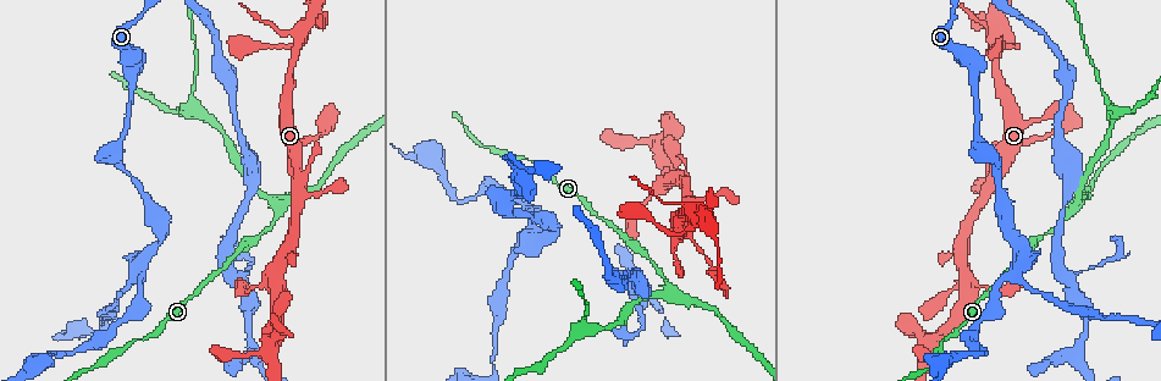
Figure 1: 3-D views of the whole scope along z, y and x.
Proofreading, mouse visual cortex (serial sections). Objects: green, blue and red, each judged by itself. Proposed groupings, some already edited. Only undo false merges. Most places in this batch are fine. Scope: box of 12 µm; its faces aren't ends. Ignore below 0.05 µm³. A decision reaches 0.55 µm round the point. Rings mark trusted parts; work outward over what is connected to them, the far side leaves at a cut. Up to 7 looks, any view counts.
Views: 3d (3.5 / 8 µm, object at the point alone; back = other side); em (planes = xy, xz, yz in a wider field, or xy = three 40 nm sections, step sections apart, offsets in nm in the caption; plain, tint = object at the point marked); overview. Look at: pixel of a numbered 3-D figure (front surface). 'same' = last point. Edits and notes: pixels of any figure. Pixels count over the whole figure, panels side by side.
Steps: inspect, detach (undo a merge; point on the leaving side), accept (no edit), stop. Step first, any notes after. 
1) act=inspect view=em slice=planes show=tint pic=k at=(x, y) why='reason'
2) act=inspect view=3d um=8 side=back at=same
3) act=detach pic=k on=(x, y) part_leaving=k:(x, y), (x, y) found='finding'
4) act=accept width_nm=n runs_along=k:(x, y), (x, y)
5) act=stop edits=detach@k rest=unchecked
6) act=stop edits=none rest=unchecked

act=inspect view=3d um=8 side=back pic=1 at=(669, 290) why='thick turns thin'

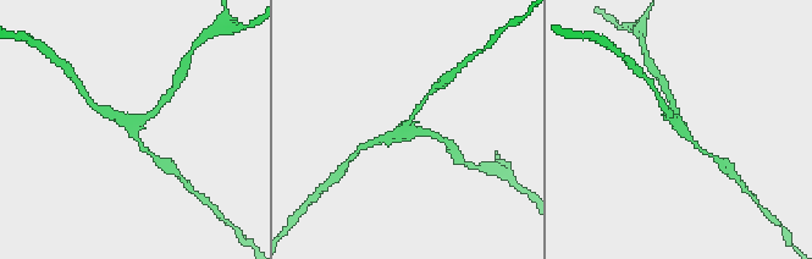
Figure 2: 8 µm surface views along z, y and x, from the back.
act=inspect view=3d um=3.5 pic=2 at=(404, 125) why='closer look'

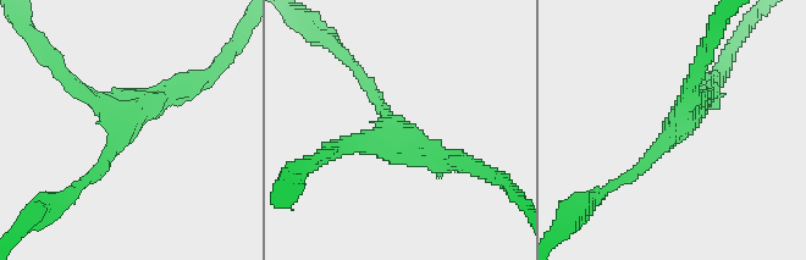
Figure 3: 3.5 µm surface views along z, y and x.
act=inspect view=em slice=xy step=2 show=tint pic=3 at=(678, 120) arms=3 arm_widths_nm=200,200,300

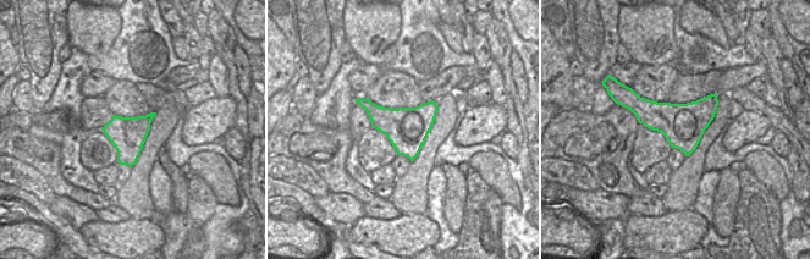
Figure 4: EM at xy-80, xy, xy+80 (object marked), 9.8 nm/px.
act=accept runs_along=3:(629, 175), (675, 130), (697, 70) found='one cell here'

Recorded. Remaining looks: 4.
act=inspect view=3d um=3.5 pic=1 at=(137, 268) why='a fork'

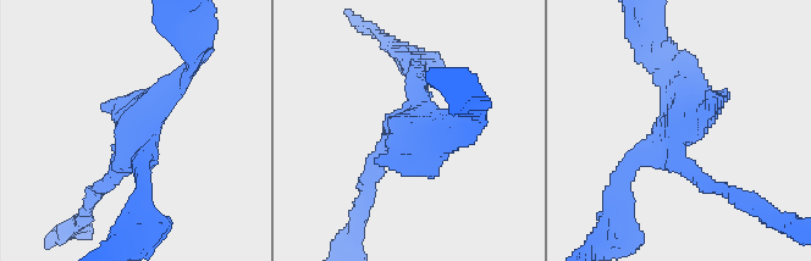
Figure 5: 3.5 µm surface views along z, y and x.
act=inspect view=em slice=xy step=3 show=tint pic=5 at=(674, 130)

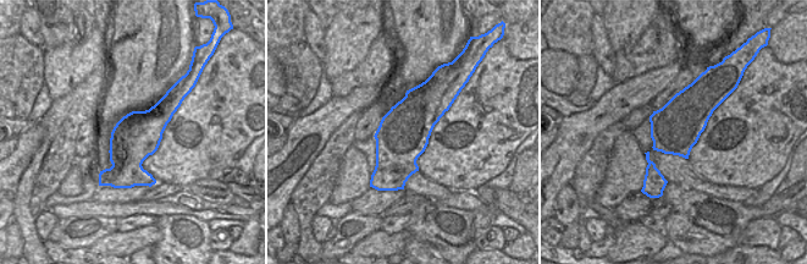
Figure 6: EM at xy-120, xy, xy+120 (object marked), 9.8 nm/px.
act=accept runs_along=5:(679, 65), (685, 117), (623, 181) found='one cell here'

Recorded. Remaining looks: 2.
act=inspect view=3d um=3.5 side=back pic=1 at=(194, 84) why='thin neck'

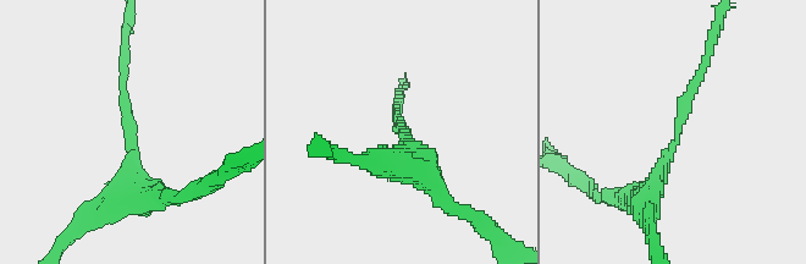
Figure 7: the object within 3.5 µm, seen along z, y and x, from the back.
act=inspect view=em slice=xy step=2 show=tint pic=7 at=(130, 130) why='shape alone is not enough'

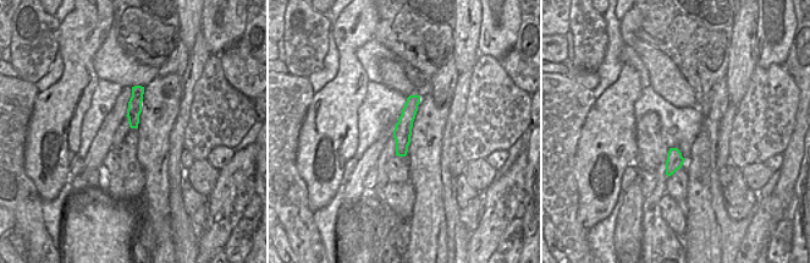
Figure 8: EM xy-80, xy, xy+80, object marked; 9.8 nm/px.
act=accept runs_along=7:(646, 198), (706, 60) found='one cell here'

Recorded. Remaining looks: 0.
act=stop edits=none rest=unchecked

